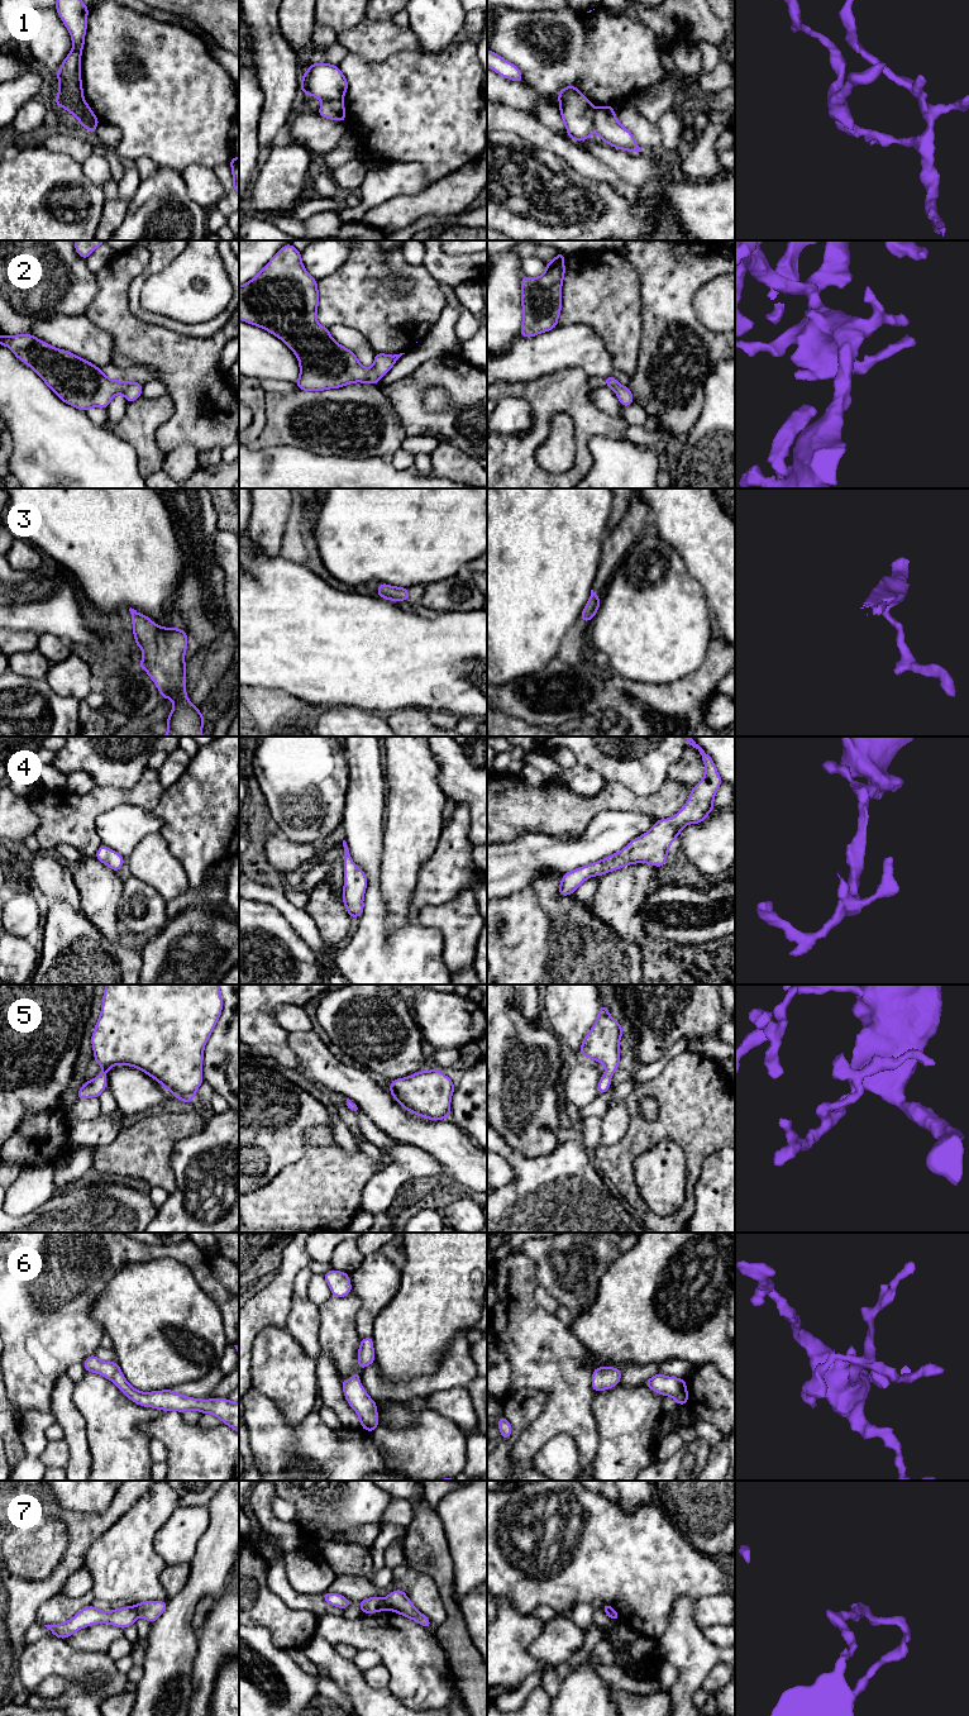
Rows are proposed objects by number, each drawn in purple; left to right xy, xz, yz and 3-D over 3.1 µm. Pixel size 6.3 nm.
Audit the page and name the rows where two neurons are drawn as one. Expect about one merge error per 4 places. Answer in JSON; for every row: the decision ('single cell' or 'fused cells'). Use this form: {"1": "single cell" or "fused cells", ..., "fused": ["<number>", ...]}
{"1": "fused cells", "2": "single cell", "3": "single cell", "4": "single cell", "5": "single cell", "6": "single cell", "7": "fused cells", "fused": ["1", "7"]}

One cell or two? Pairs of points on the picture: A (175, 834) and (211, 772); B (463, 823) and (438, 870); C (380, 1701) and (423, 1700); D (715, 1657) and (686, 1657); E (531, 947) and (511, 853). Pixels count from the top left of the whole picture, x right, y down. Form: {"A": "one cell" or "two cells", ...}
{"A": "one cell", "B": "one cell", "C": "two cells", "D": "one cell", "E": "two cells"}

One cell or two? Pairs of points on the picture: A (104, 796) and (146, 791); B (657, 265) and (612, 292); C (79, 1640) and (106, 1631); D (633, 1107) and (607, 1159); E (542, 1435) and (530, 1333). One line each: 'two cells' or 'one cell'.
A: one cell
B: two cells
C: one cell
D: one cell
E: one cell

